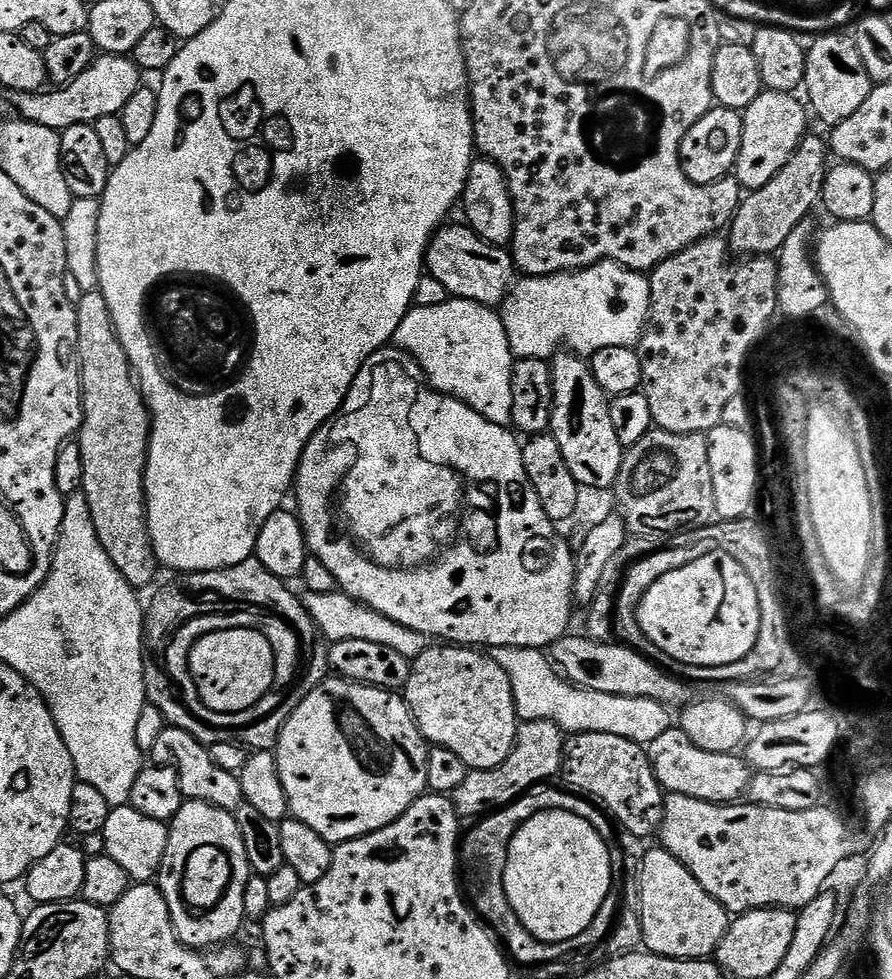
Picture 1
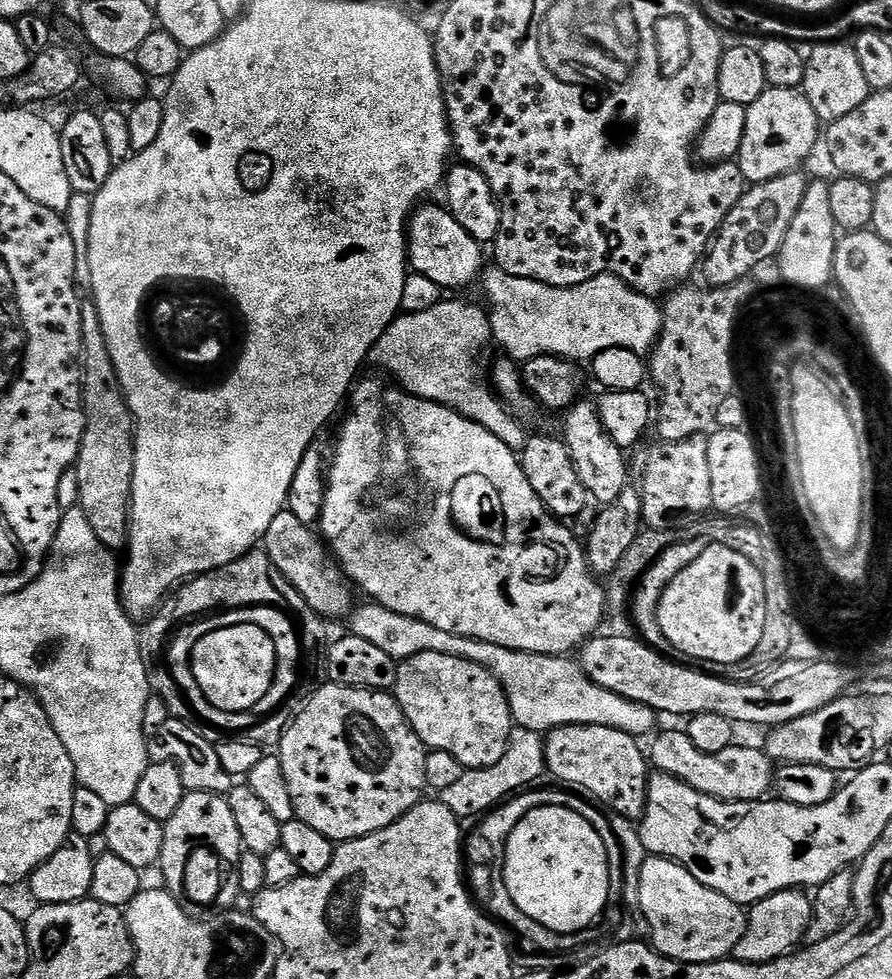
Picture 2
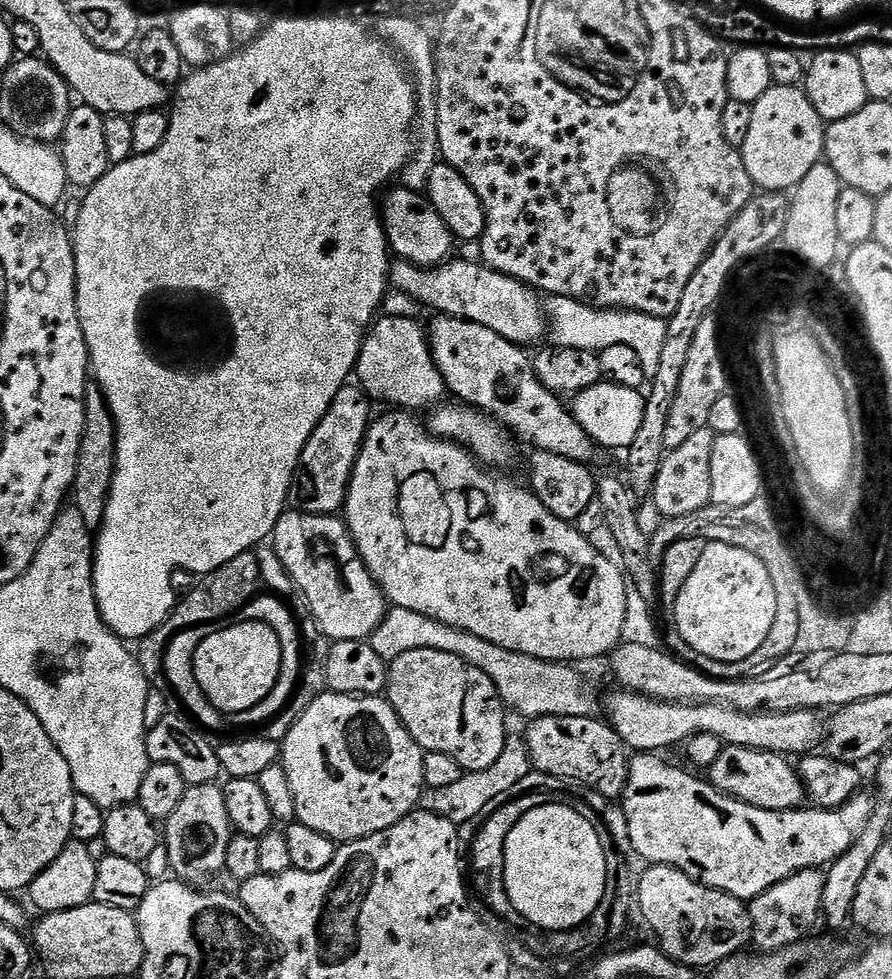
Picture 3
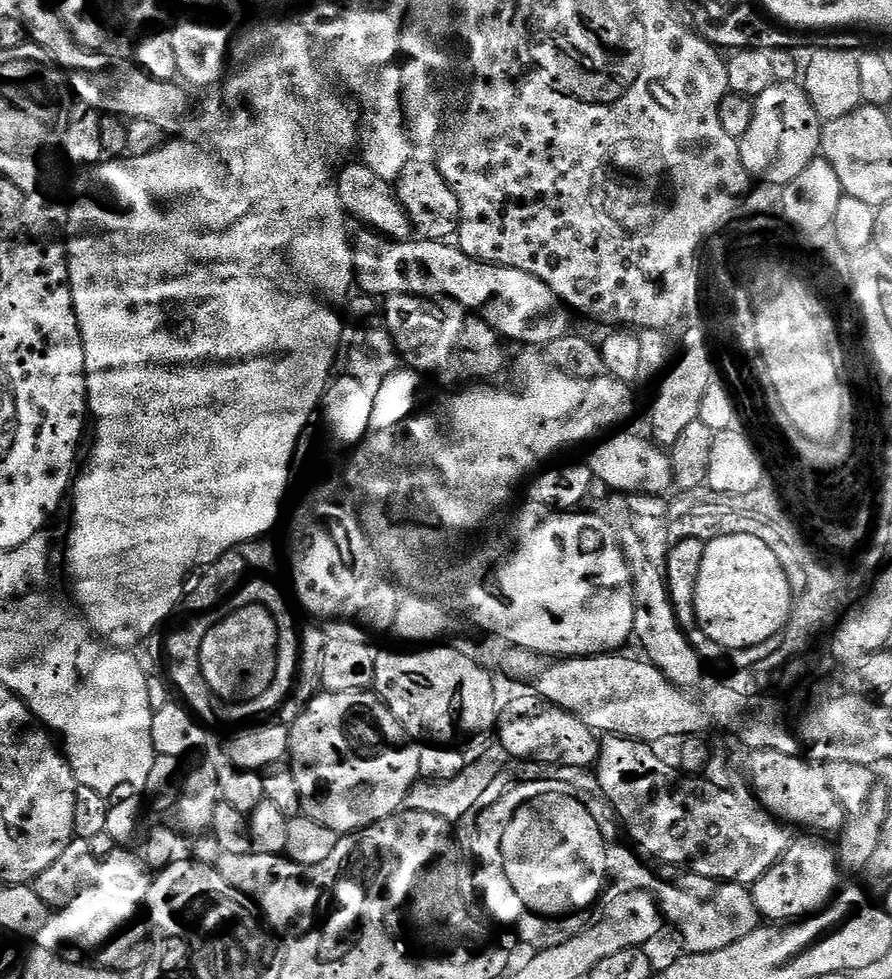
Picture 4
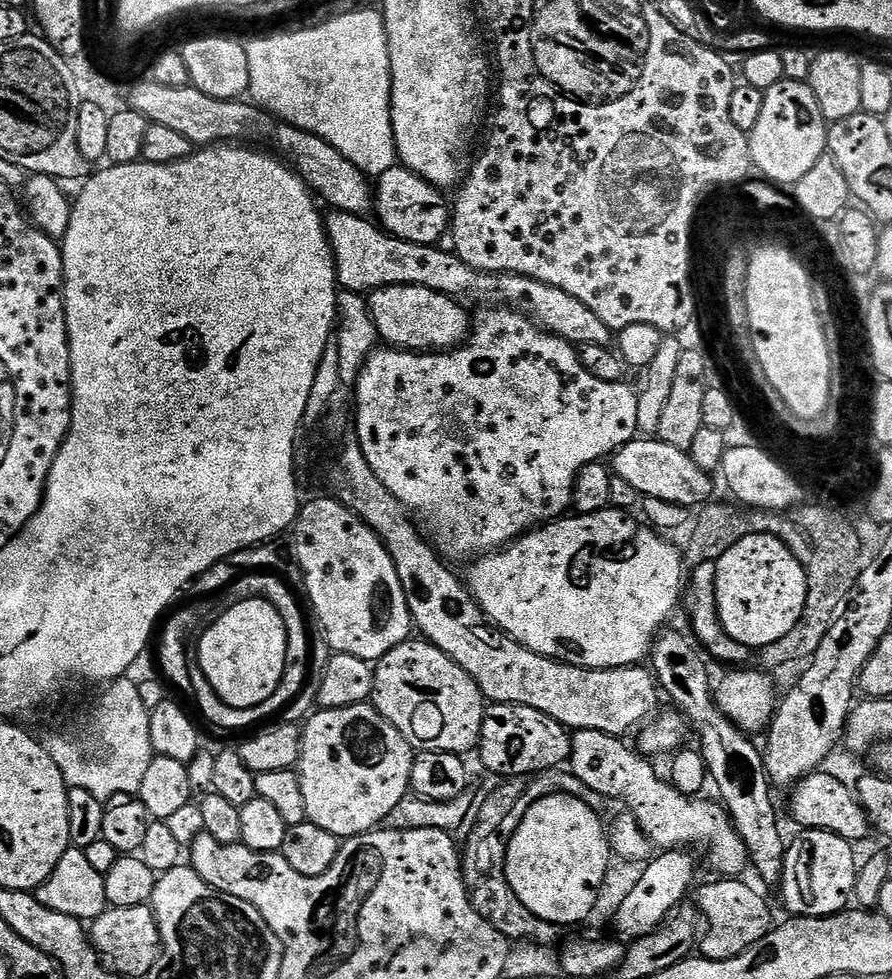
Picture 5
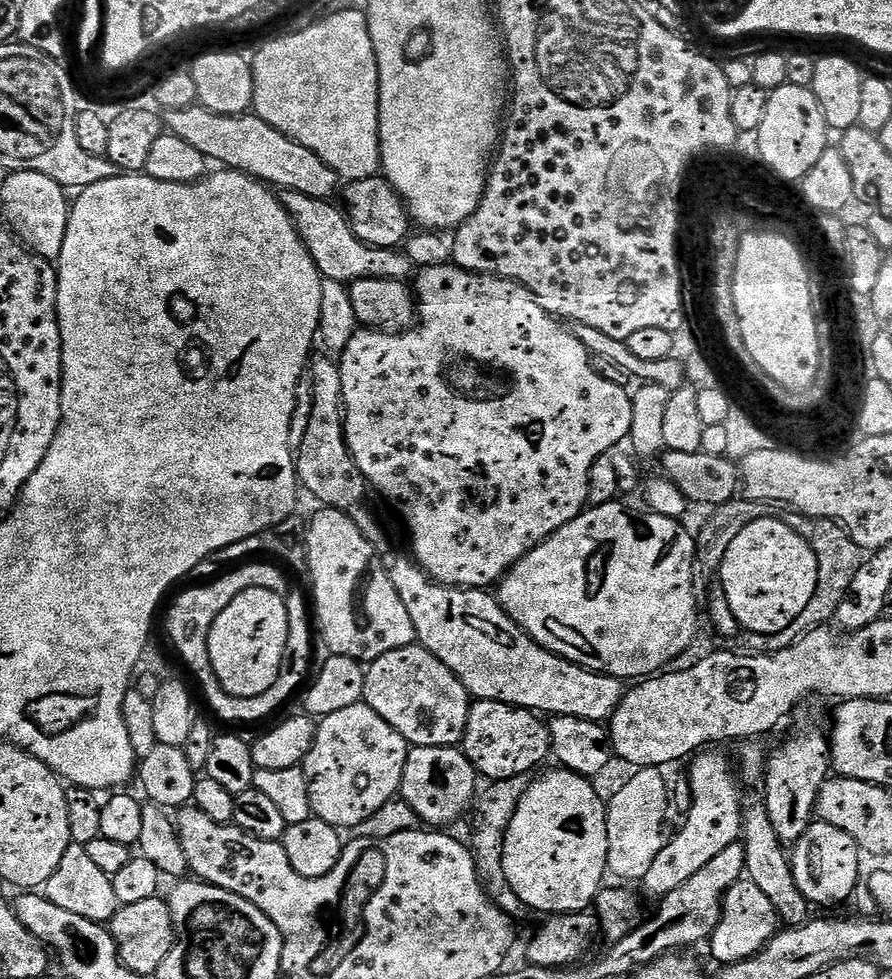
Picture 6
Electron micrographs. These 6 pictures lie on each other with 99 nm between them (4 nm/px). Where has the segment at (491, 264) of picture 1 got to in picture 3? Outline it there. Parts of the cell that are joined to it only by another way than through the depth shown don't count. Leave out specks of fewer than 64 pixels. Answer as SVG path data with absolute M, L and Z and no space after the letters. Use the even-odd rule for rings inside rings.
M396 187L387 193L388 197L383 197L382 207L379 209L391 255L408 260L420 268L435 268L437 264L445 263L453 255L452 231L446 226L446 222L442 222L442 218L424 192L411 192L406 187Z

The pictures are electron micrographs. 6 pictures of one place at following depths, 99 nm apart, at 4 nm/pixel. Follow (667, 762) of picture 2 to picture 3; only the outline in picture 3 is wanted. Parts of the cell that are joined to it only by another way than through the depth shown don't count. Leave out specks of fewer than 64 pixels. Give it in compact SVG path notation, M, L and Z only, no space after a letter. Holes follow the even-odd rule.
M727 745L718 758L706 770L707 779L715 788L732 796L735 800L746 802L750 806L758 806L762 810L775 812L791 812L805 803L804 784L800 781L799 771L793 761L778 752L763 752L753 748Z

